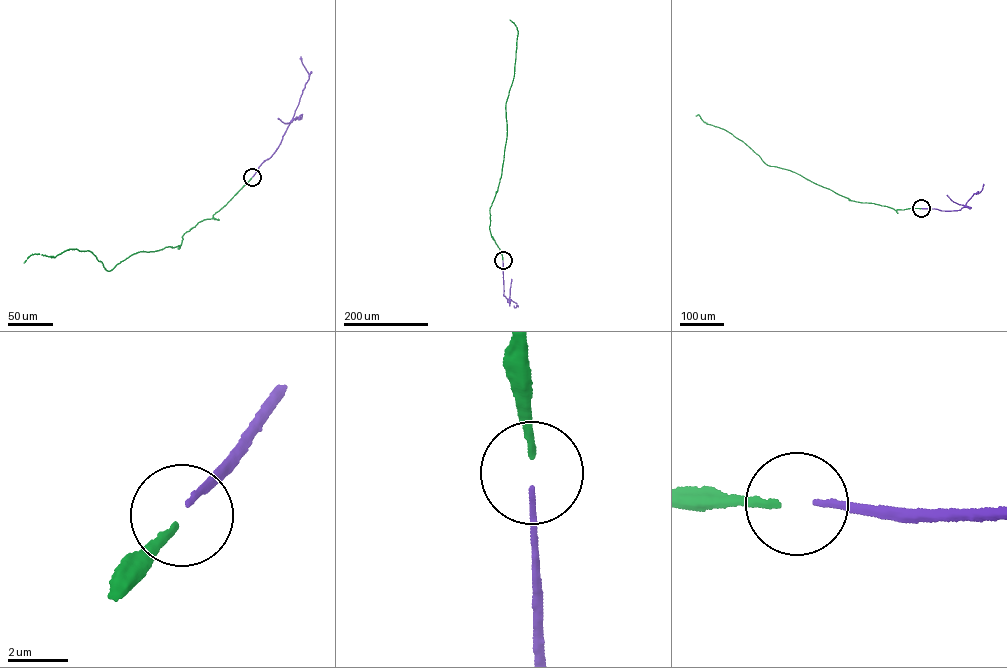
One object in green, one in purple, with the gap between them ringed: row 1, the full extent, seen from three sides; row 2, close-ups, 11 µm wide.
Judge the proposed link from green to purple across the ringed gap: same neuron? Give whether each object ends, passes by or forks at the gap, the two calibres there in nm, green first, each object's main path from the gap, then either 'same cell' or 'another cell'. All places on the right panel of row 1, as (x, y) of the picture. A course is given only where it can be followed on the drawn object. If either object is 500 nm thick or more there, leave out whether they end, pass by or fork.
green ends; purple ends; calibres 220 and 180 nm; course green (921, 208), (896, 210), (851, 200), (794, 172), (767, 165), (742, 141), (703, 122), (698, 114), (696, 116); course purple (921, 208), (960, 210), (973, 194), (980, 192), (983, 184); same cell

